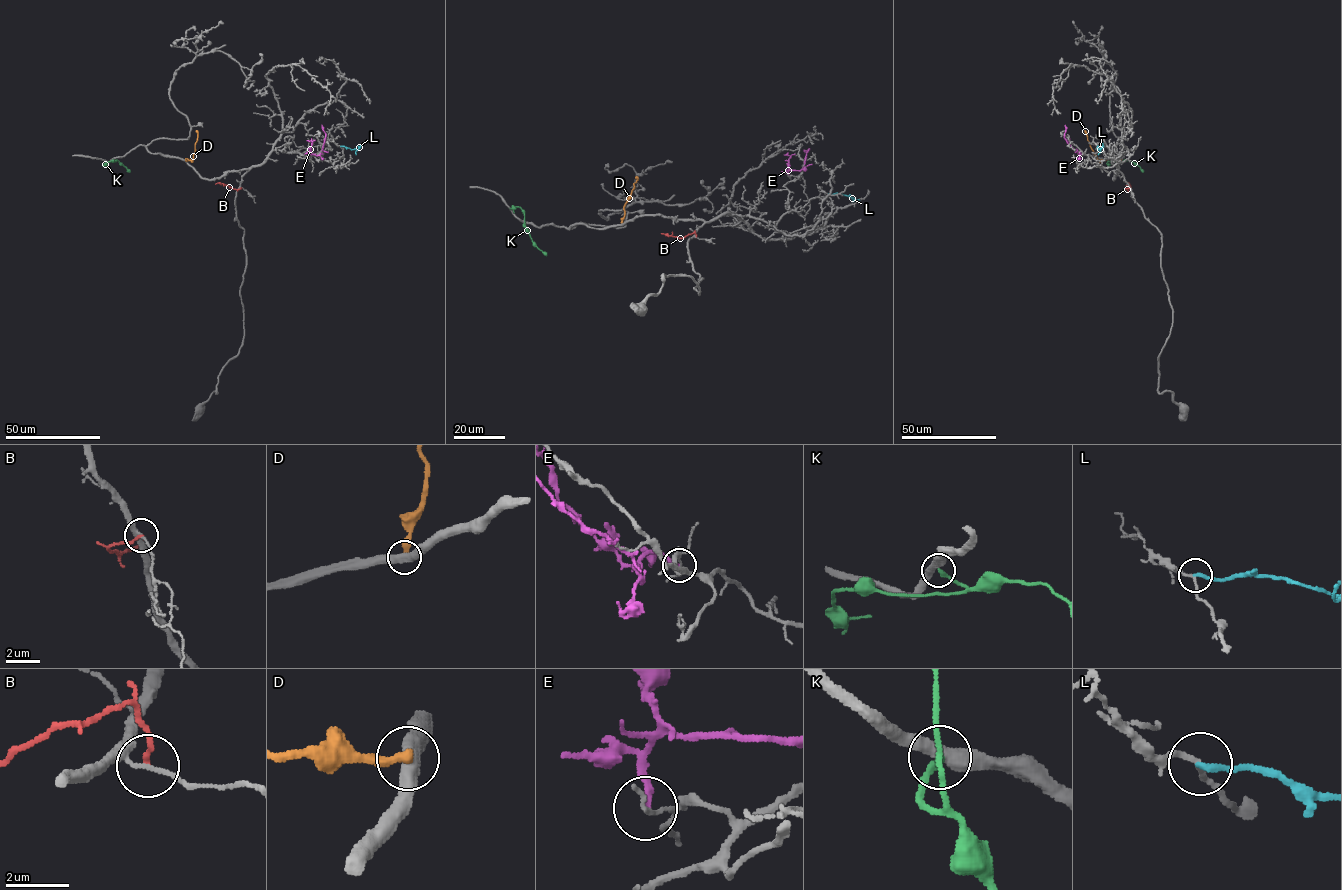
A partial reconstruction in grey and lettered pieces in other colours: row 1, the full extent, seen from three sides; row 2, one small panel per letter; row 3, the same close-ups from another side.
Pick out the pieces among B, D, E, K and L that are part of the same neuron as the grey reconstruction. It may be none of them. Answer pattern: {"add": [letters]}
{"add": []}

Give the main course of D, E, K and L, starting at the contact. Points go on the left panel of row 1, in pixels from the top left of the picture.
D: (185, 160), (192, 160), (197, 130)
E: (310, 154), (321, 153), (325, 137), (321, 125)
K: (113, 159), (129, 172)
L: (340, 146), (357, 149), (363, 143)

